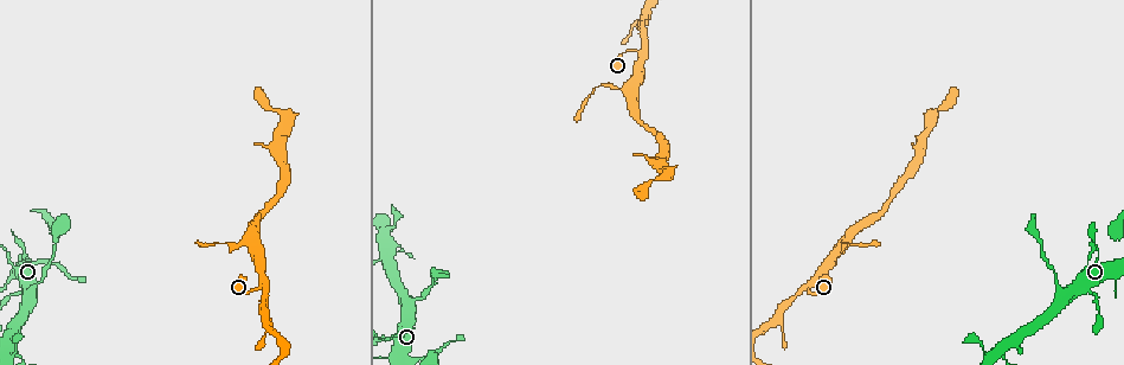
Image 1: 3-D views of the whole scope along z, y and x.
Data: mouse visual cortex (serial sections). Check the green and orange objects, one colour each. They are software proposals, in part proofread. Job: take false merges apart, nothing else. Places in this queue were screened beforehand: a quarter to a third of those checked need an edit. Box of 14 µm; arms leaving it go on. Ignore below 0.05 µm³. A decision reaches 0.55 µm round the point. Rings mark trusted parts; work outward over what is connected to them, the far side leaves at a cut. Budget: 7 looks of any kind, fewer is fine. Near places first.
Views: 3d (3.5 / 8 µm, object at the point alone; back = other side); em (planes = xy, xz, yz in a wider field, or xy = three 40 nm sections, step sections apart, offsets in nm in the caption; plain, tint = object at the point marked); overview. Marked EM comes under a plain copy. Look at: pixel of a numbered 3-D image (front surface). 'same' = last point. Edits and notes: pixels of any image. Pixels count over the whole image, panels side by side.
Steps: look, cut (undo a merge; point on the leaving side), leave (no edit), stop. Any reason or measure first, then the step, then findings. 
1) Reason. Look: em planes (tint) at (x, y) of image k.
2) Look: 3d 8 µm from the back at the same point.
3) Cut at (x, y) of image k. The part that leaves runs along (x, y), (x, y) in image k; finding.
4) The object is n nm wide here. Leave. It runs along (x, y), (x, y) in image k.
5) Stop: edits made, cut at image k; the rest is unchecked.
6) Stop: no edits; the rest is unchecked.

Side arm on a straight run. Look: 3d 3.5 µm at (411, 303) of image 1.

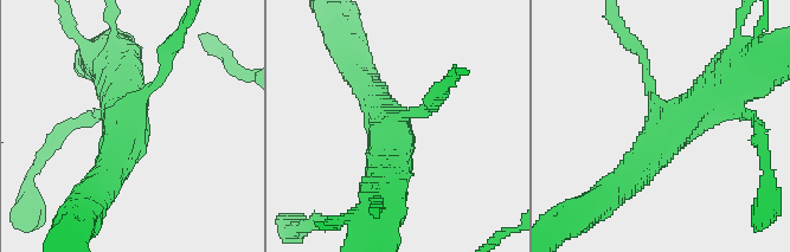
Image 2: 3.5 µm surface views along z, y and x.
3 arms meet here; the arms are 150, 400, 600 nm wide; shape alone is not enough. Look: em xy step 5 (tint) at (394, 120) of image 2.

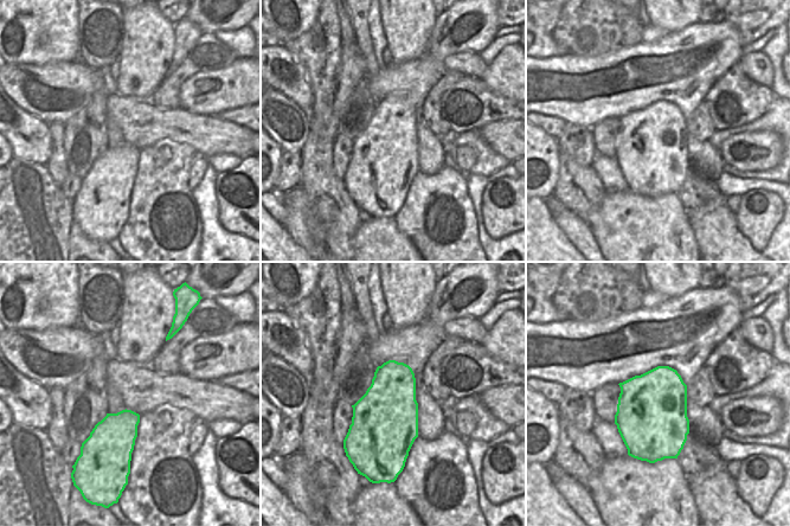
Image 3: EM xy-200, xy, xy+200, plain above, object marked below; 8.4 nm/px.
The object is 550 nm wide here. Leave. It runs along (733, 78), (679, 118), (622, 183) in image 2; continuous, no second cell.

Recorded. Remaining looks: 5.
Three arms meet. Look: 3d 3.5 µm at (264, 288) of image 1.

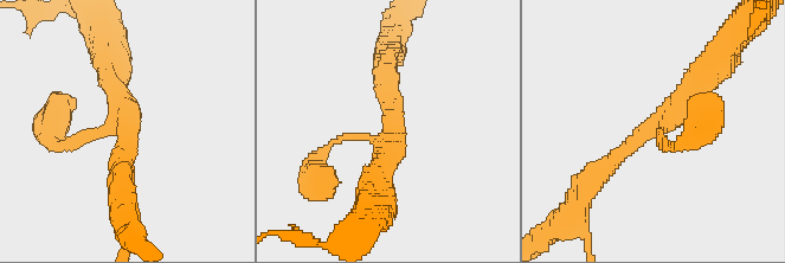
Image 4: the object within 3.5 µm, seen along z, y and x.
3 arms meet here; the arms are 150, 250, 300 nm wide. Leave. It runs along (673, 145), (651, 127), (597, 178) in image 4; continuous, no second cell.

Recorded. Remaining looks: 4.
Three arms meet. Look: 3d 3.5 µm at (845, 238) of image 1.

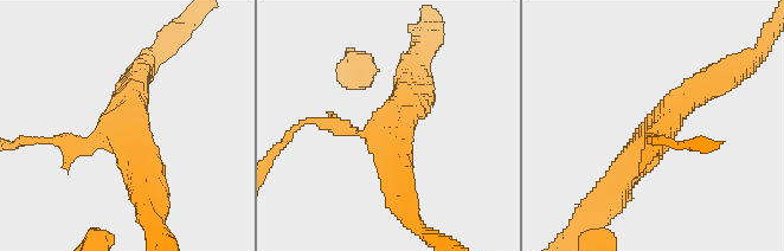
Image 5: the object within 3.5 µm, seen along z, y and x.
Shape alone is not enough. Look: em xy step 1 (tint) at (657, 132) of image 5.

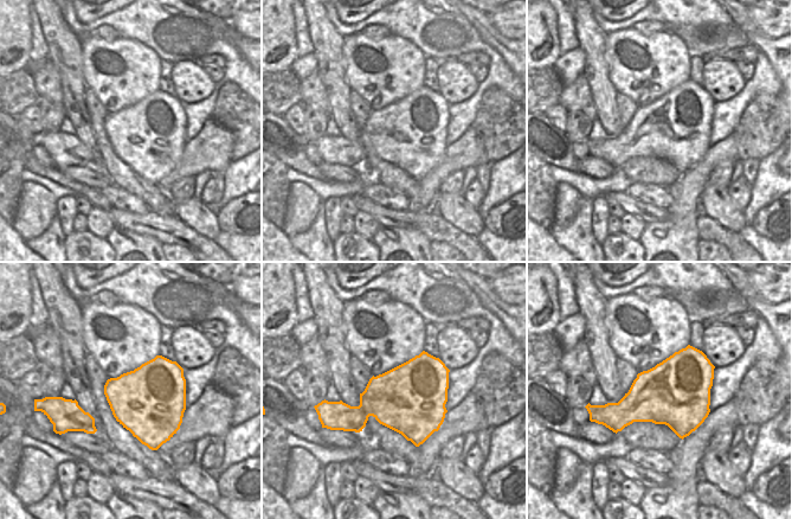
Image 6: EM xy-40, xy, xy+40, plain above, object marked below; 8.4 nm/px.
The arms are 200, 350, 400 nm wide. Cut at (31, 141) of image 5. A second cell is stuck on.

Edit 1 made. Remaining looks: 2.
Stop: edits made, cut at image 5; the rest is unchecked.

